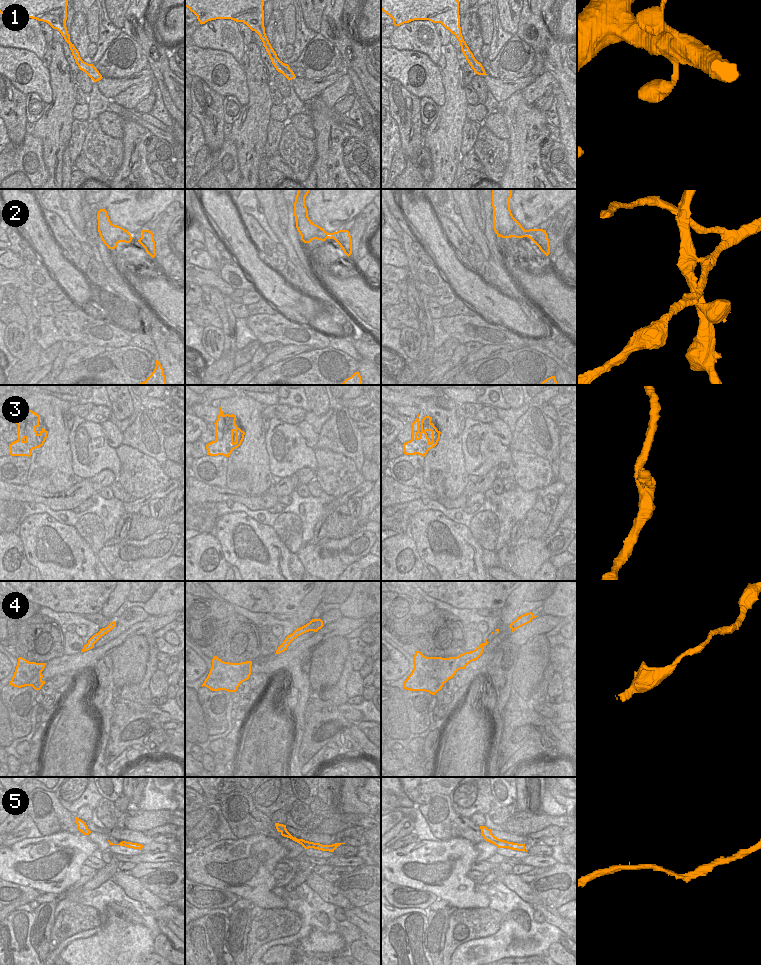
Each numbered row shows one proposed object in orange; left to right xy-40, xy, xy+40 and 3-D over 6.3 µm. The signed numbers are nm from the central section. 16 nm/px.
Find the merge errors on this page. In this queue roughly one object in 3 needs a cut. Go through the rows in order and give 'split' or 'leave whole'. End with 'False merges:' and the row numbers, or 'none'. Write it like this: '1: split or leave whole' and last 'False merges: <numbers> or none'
1: leave whole
2: split
3: leave whole
4: leave whole
5: leave whole
False merges: 2

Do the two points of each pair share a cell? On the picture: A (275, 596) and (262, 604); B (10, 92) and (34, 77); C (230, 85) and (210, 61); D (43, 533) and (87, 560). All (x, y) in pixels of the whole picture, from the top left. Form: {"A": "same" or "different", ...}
{"A": "same", "B": "different", "C": "same", "D": "same"}

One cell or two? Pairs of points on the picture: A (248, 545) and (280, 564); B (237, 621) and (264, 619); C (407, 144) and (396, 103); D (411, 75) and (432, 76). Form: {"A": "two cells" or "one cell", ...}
{"A": "one cell", "B": "two cells", "C": "one cell", "D": "one cell"}

